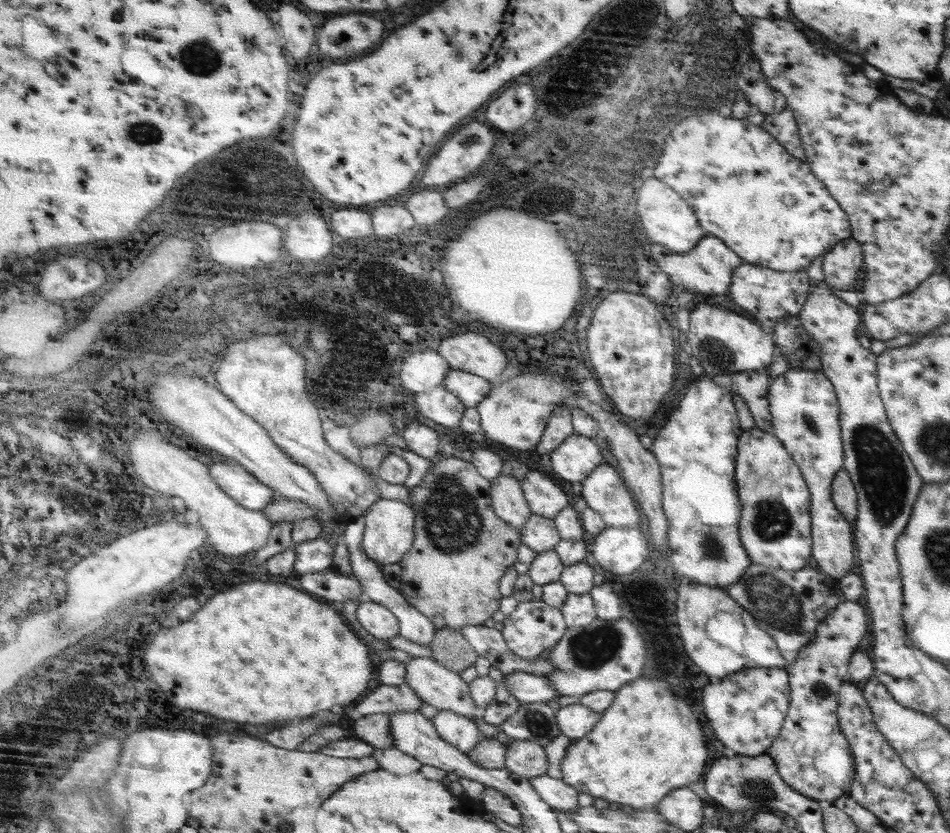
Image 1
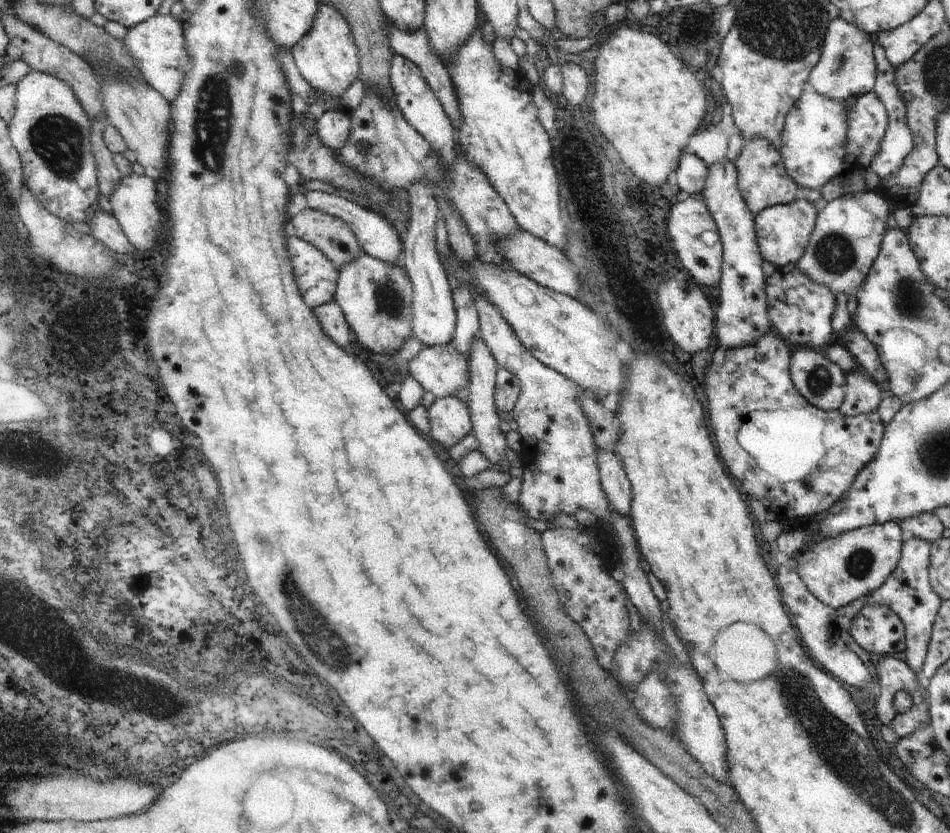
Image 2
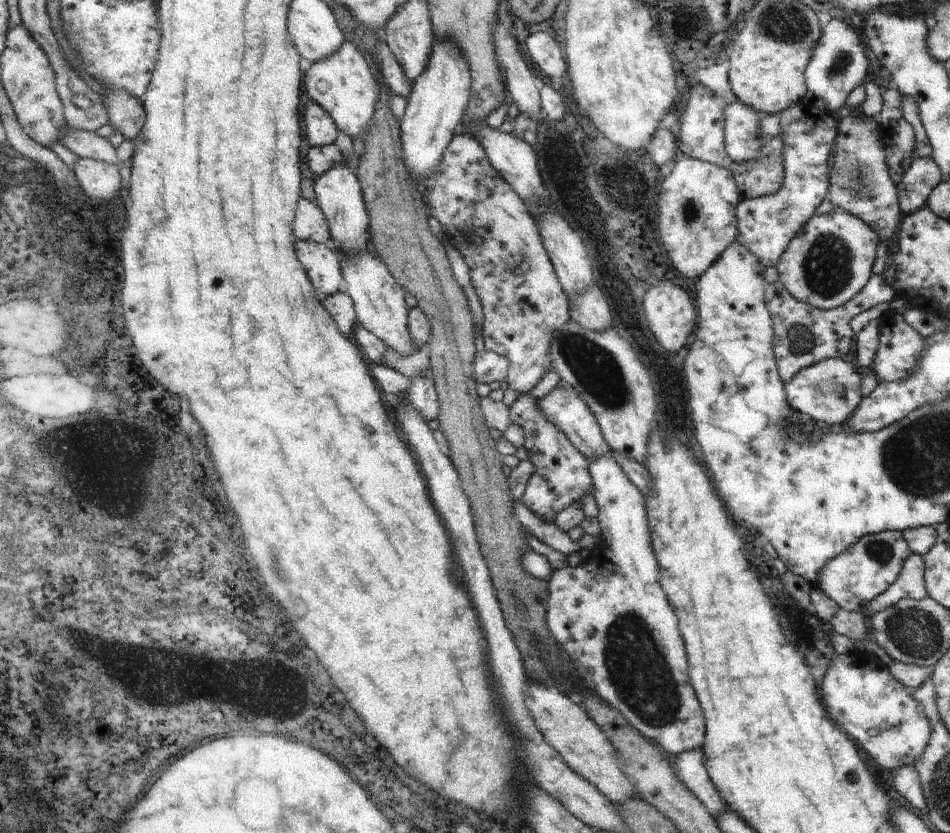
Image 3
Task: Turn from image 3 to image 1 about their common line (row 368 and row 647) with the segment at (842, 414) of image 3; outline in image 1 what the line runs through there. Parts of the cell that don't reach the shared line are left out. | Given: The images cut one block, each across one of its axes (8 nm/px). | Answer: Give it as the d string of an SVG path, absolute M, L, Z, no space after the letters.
M841 602L817 624L815 636L805 644L797 660L785 664L789 678L789 708L783 726L765 752L777 766L777 774L801 796L817 802L833 802L849 792L853 782L853 756L837 720L837 690L849 676L849 658L867 636L865 610L857 602Z

